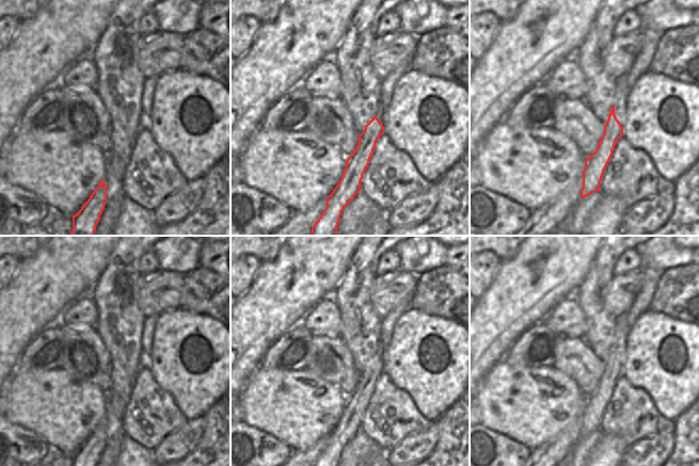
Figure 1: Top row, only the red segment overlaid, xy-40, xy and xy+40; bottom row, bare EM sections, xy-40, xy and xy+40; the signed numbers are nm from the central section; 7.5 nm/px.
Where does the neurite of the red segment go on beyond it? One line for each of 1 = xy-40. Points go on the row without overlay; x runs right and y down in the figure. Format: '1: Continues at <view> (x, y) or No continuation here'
1: No continuation here

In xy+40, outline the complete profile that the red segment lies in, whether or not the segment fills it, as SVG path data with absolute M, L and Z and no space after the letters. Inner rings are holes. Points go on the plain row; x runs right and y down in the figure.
M625 315L615 317L615 342L610 348L608 358L604 364L604 373L595 390L587 396L583 412L583 427L581 437L600 430L600 422L604 409L613 395L617 380L623 374L625 363L625 348L630 327Z

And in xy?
M378 341L378 352L359 374L354 390L346 400L341 418L327 436L327 446L313 466L337 466L341 450L361 430L361 420L374 392L378 377L384 372L384 348Z

